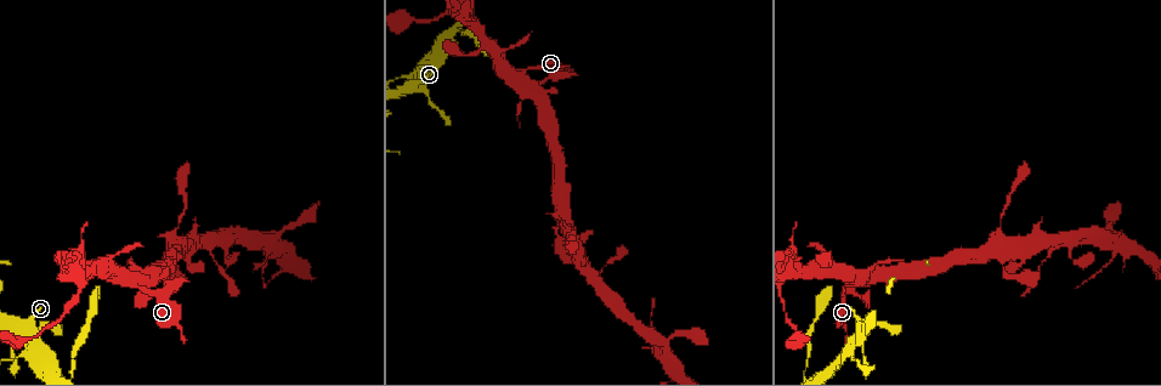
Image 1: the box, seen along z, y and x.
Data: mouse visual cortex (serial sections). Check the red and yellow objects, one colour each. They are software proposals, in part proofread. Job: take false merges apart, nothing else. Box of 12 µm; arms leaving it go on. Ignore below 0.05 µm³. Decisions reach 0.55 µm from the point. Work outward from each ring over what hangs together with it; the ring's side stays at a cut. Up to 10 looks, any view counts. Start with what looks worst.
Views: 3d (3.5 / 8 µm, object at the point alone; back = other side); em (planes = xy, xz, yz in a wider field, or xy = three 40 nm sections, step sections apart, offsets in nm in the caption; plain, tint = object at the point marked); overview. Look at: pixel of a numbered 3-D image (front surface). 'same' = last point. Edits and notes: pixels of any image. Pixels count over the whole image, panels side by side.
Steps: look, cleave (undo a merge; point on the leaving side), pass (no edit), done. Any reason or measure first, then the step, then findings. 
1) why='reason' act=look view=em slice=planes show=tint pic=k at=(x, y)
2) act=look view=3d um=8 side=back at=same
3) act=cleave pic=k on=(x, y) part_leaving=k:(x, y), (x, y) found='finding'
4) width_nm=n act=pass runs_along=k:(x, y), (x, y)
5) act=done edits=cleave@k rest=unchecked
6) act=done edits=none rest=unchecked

why='abrupt turn' act=look view=3d um=8 side=back pic=1 at=(34, 344)

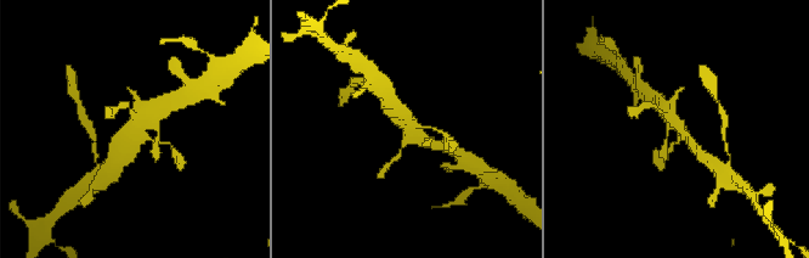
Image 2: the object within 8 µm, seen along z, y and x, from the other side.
why='closer look' act=look view=3d um=3.5 pic=2 at=(407, 127)

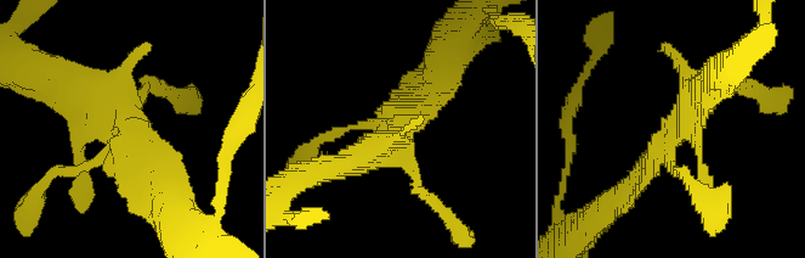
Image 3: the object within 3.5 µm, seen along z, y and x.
act=pass runs_along=3:(684, 72), (692, 105), (624, 195) found='continuous, no second cell'

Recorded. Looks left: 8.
act=look view=3d um=8 pic=1 at=(562, 228)

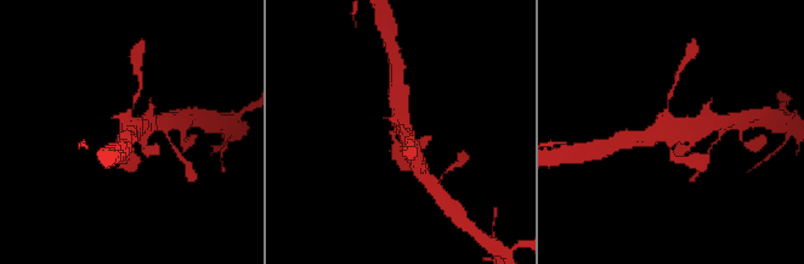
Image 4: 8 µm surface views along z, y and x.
act=look view=3d um=3.5 pic=4 at=(671, 141)

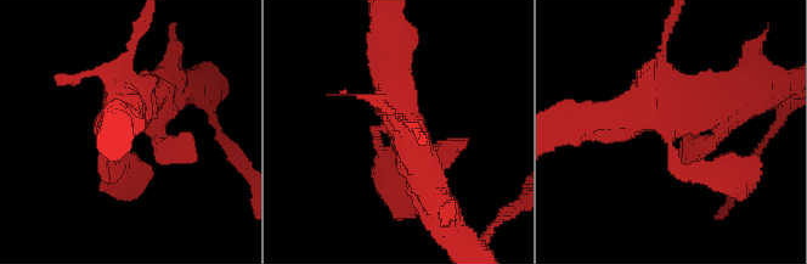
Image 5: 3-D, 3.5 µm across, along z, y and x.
why='need the tissue' act=look view=em slice=xy step=5 show=tint pic=5 at=(669, 130)

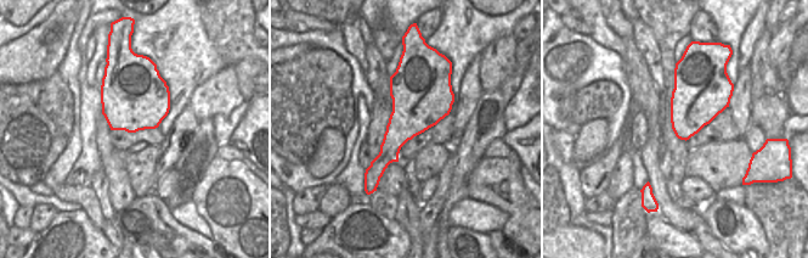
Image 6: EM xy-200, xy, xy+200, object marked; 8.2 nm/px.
act=pass runs_along=5:(387, 41), (394, 101), (428, 189) found='one cell here'

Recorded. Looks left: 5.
why='branch point' act=look view=3d um=3.5 pic=1 at=(797, 272)

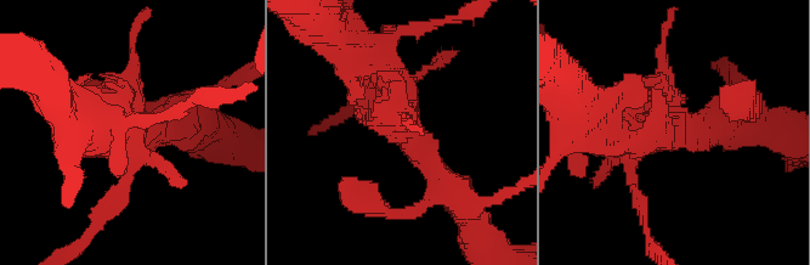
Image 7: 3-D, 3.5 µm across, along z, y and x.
why='now the EM' act=look view=em slice=xy step=3 show=tint pic=7 at=(671, 138)

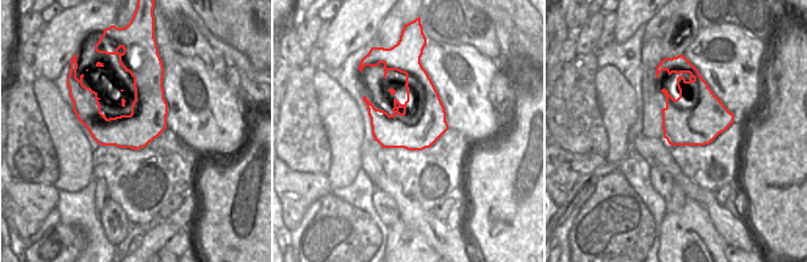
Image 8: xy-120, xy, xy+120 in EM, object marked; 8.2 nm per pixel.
why='another direction' act=look view=em slice=xy step=2 show=tint at=same

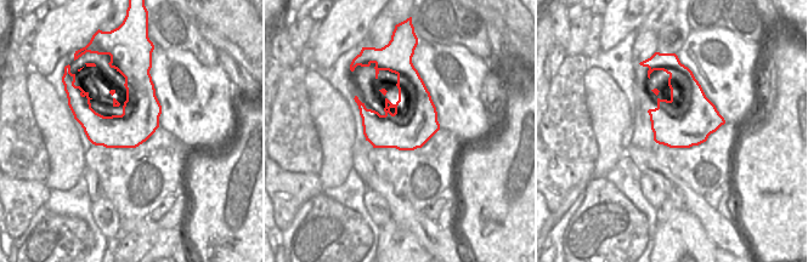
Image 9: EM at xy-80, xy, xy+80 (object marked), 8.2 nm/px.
width_nm=420 act=pass runs_along=7:(734, 125), (636, 140), (634, 185) found='one cell here'

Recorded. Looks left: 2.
act=done edits=none rest=unchecked

